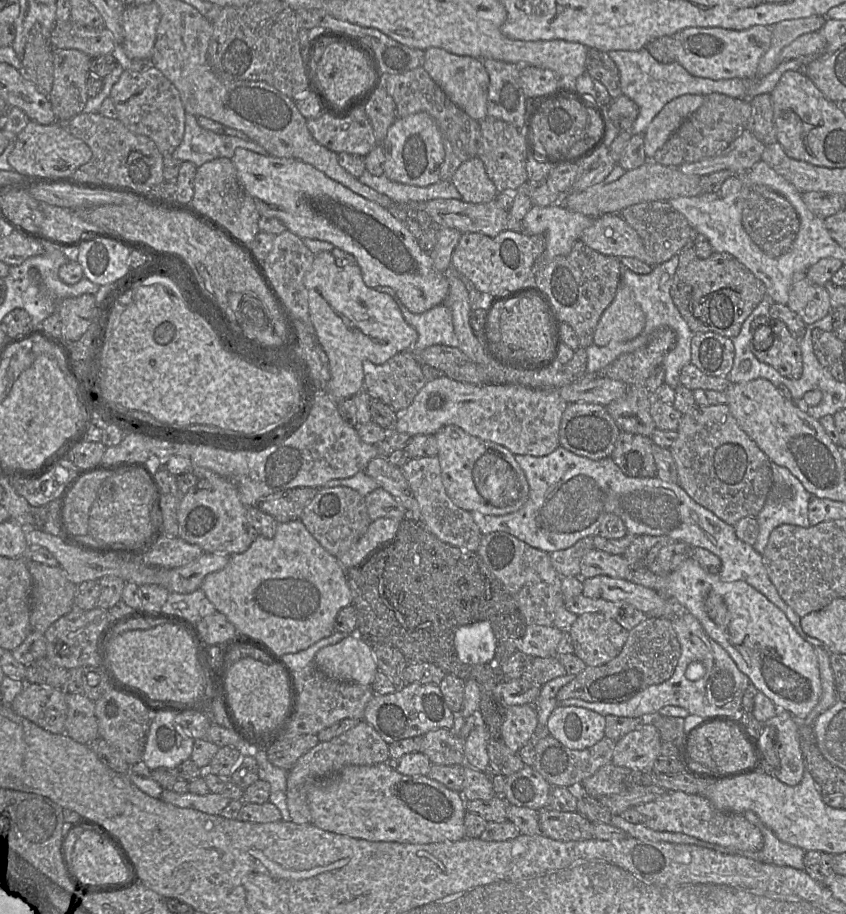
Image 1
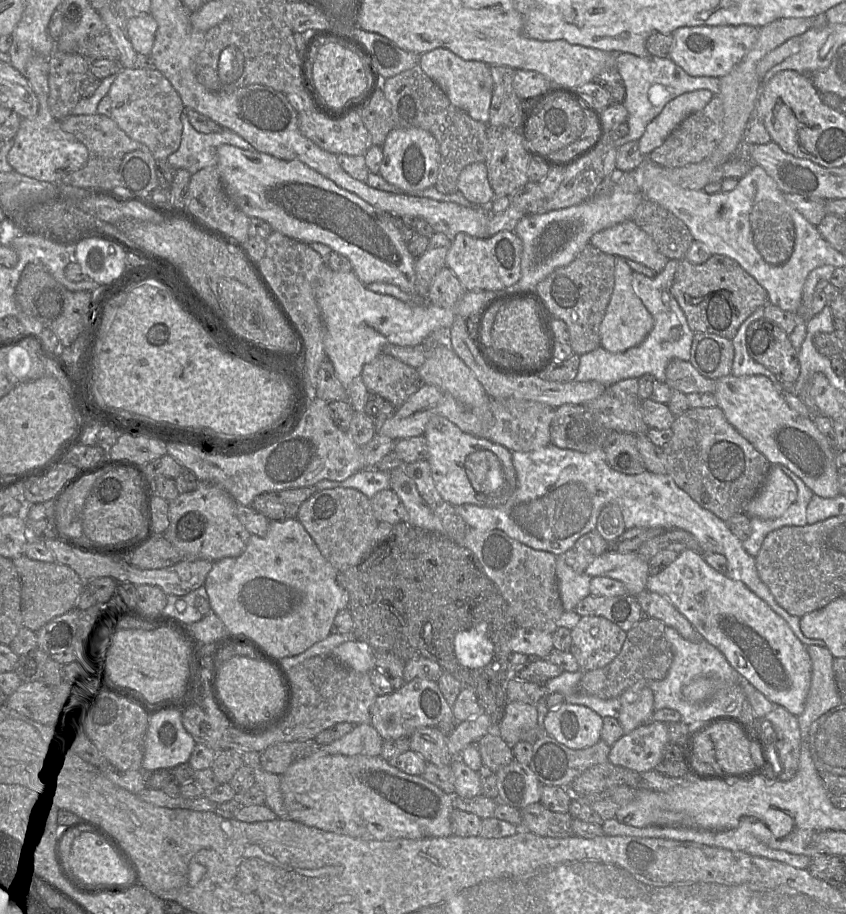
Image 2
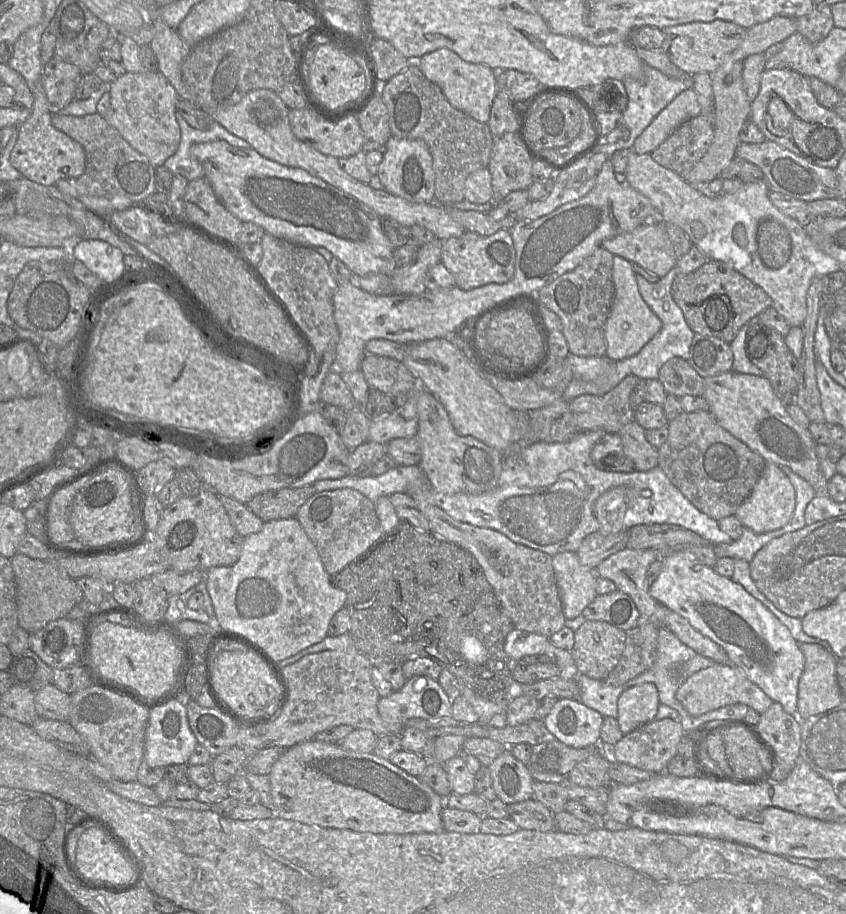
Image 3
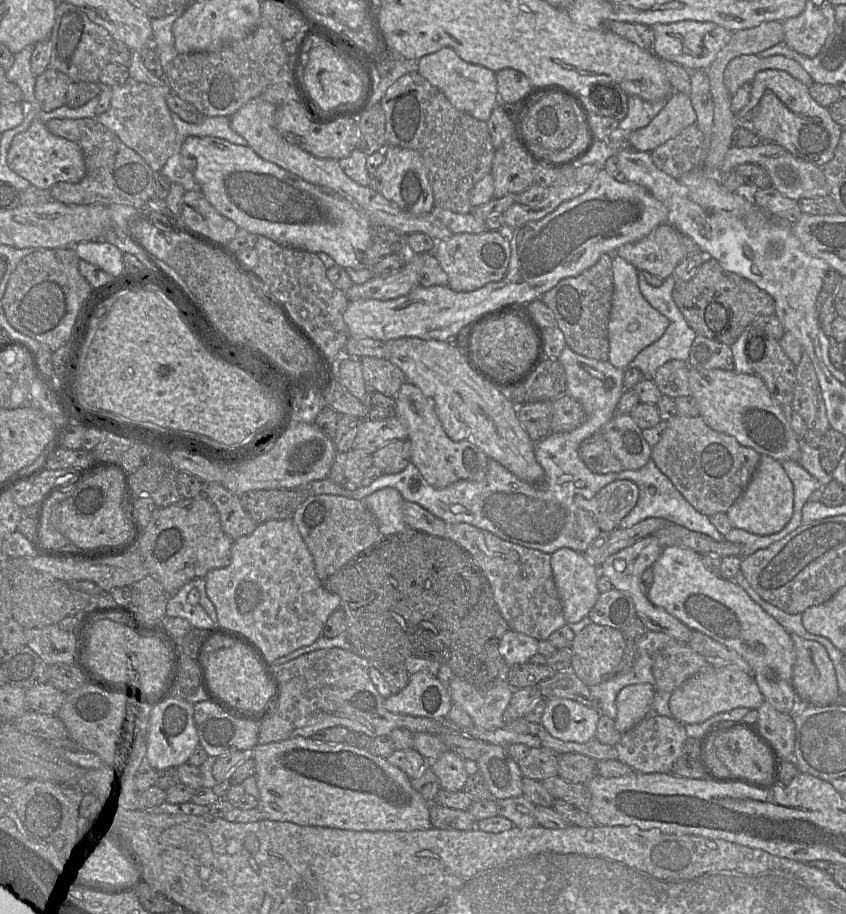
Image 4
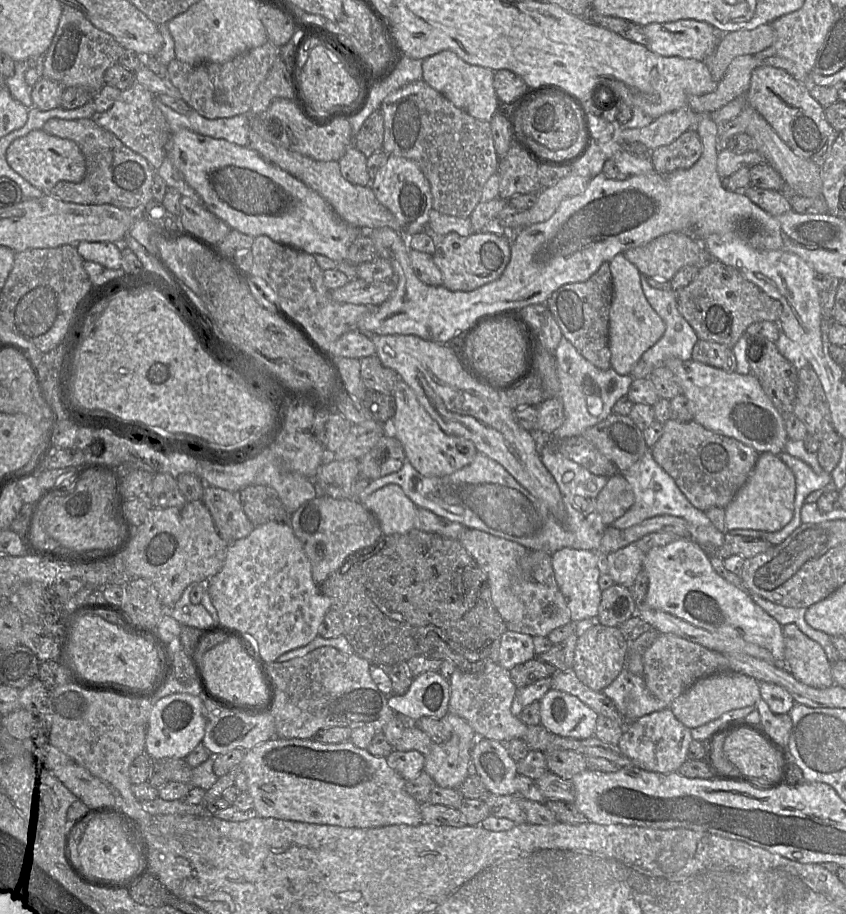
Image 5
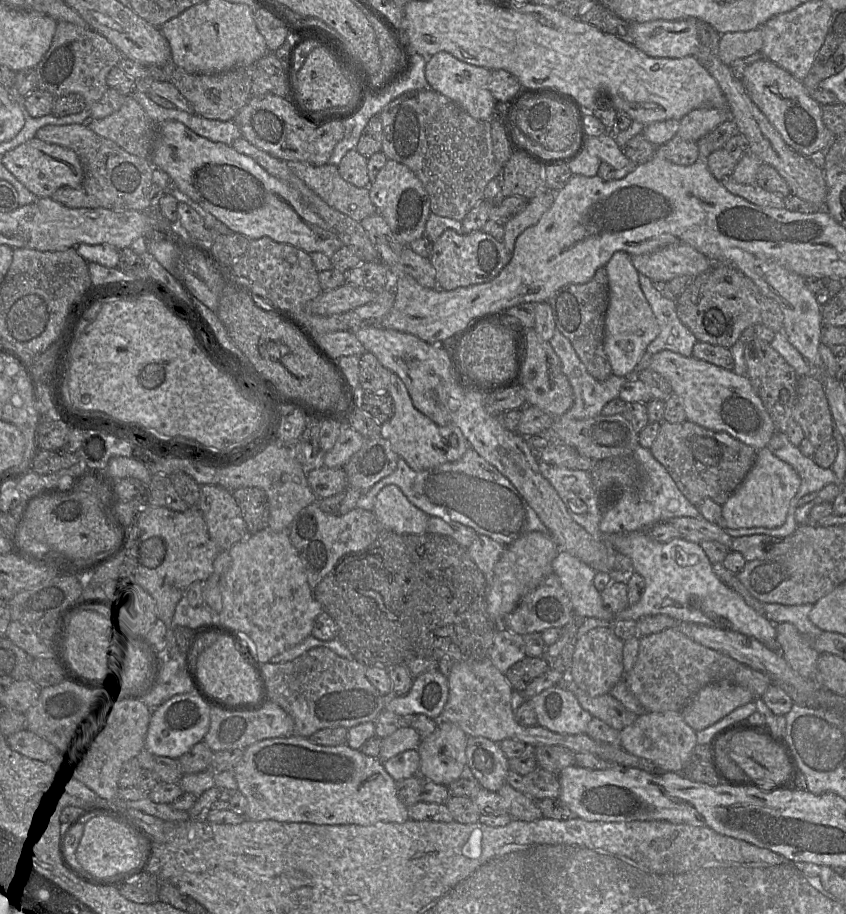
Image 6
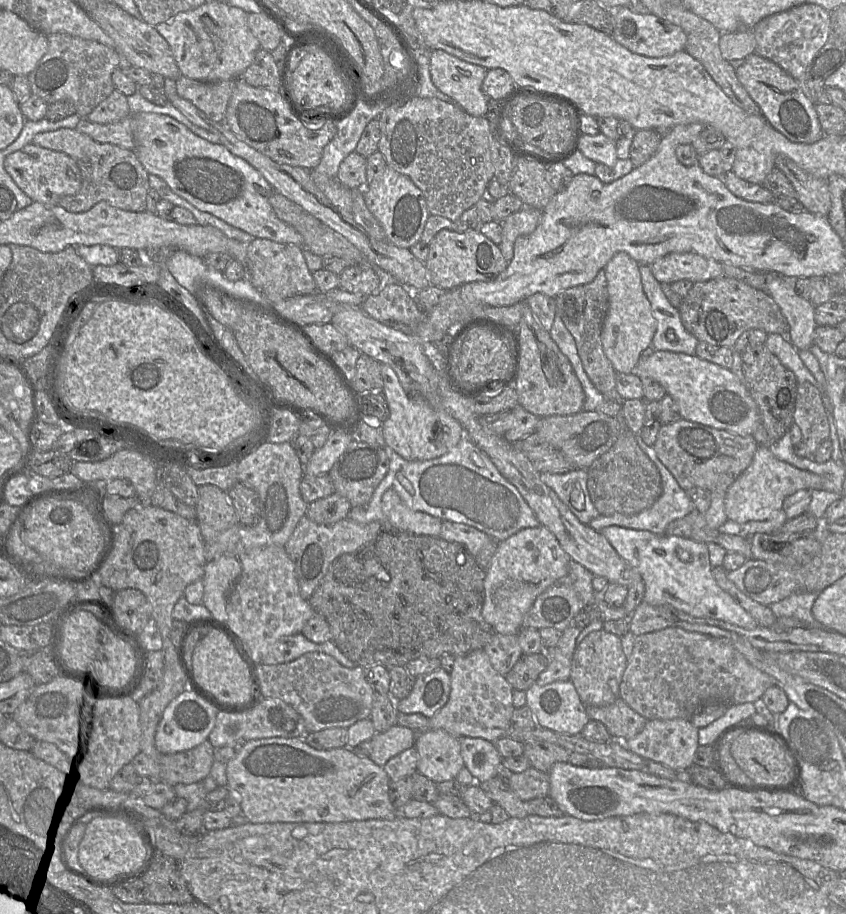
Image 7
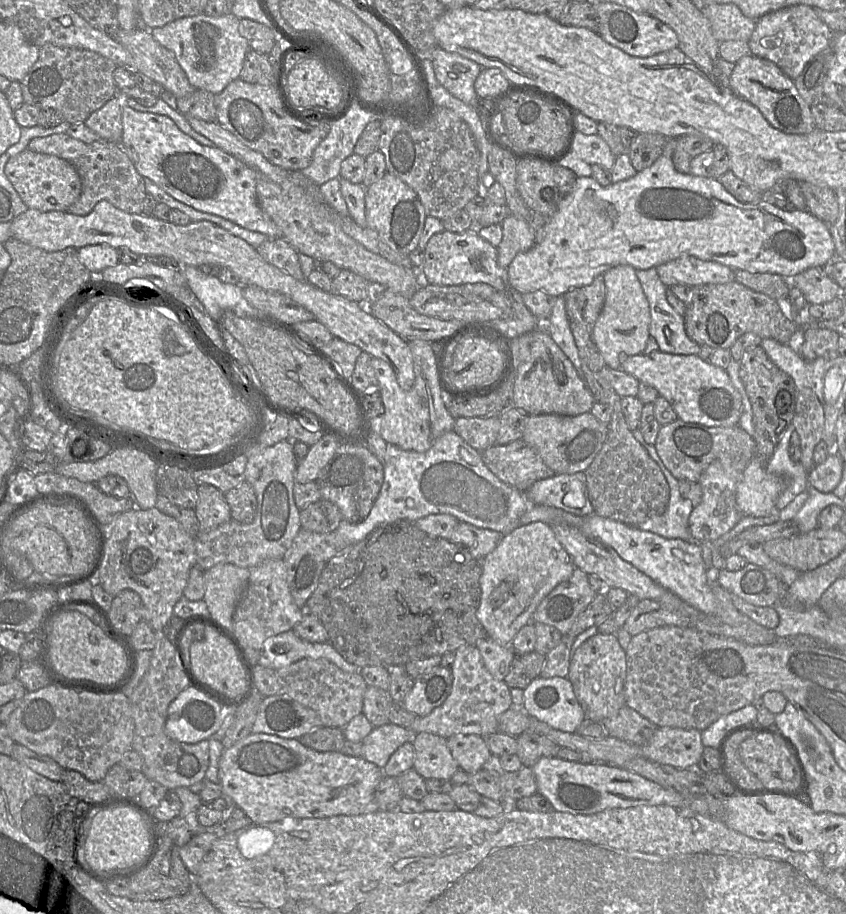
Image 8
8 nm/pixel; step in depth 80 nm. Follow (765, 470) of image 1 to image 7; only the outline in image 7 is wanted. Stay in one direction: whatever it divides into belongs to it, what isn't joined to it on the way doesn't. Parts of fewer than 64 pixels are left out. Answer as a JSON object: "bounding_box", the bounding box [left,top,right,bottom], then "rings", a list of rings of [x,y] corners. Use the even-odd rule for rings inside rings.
{"bounding_box":[653,418,758,492],"rings":[[[682,418],[674,423],[661,425],[653,448],[683,490],[702,488],[709,492],[727,492],[751,464],[758,446],[752,435],[741,436]]]}

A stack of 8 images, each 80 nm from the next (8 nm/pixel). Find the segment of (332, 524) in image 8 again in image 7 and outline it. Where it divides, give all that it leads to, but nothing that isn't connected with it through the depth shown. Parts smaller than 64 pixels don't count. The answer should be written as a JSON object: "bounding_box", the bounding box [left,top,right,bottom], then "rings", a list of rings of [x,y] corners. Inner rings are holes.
{"bounding_box":[305,493,352,525],"rings":[[[333,493],[310,503],[305,516],[317,524],[331,525],[347,518],[351,509],[352,506],[347,498]]]}

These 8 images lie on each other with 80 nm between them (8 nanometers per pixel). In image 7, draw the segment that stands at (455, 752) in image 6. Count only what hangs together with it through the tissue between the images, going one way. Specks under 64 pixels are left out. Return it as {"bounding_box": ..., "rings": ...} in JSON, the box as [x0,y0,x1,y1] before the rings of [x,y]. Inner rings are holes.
{"bounding_box":[417,729,465,783],"rings":[[[442,729],[417,734],[417,771],[435,783],[454,780],[465,766],[459,738]]]}

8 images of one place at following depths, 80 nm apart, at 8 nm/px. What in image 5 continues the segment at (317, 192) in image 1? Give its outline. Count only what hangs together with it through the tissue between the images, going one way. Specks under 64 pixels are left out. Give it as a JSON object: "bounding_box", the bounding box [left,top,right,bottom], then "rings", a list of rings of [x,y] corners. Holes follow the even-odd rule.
{"bounding_box":[167,129,362,262],"rings":[[[180,129],[171,134],[167,158],[181,172],[186,182],[202,197],[204,206],[226,222],[231,230],[252,237],[266,235],[273,241],[315,255],[325,255],[336,262],[345,261],[350,245],[362,233],[361,228],[343,221],[331,205],[305,183],[266,161],[255,150]]]}

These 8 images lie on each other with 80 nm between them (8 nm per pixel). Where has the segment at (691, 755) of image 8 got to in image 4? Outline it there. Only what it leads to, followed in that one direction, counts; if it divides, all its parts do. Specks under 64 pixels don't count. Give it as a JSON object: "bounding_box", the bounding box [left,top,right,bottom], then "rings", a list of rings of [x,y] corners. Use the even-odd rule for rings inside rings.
{"bounding_box":[615,717,687,773],"rings":[[[645,717],[623,733],[615,745],[617,760],[639,773],[672,773],[675,762],[682,757],[682,748],[687,738],[685,725],[673,717]]]}

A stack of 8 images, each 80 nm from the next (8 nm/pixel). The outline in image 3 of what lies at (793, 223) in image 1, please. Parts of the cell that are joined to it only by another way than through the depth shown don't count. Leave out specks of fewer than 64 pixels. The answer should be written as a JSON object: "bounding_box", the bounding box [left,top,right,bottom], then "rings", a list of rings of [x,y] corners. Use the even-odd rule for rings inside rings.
{"bounding_box":[756,219,792,268],"rings":[[[762,219],[756,226],[756,247],[765,264],[779,268],[790,258],[792,242],[788,230],[780,222]]]}

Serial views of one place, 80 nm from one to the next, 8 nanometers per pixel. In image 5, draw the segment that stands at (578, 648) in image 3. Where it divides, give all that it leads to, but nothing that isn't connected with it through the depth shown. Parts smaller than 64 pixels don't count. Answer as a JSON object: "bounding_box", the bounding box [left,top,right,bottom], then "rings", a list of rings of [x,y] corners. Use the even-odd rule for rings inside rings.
{"bounding_box":[572,624,629,692],"rings":[[[597,624],[577,639],[572,670],[578,679],[596,692],[602,692],[625,668],[629,643],[618,627]]]}

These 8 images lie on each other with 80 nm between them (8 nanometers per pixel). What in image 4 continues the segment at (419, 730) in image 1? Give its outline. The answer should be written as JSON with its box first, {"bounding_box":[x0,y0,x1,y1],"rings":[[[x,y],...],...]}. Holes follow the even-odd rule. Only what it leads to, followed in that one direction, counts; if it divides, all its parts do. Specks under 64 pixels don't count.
{"bounding_box":[384,672,452,719],"rings":[[[426,672],[410,676],[403,690],[384,701],[389,712],[432,719],[446,719],[452,704],[449,690],[436,676]]]}

